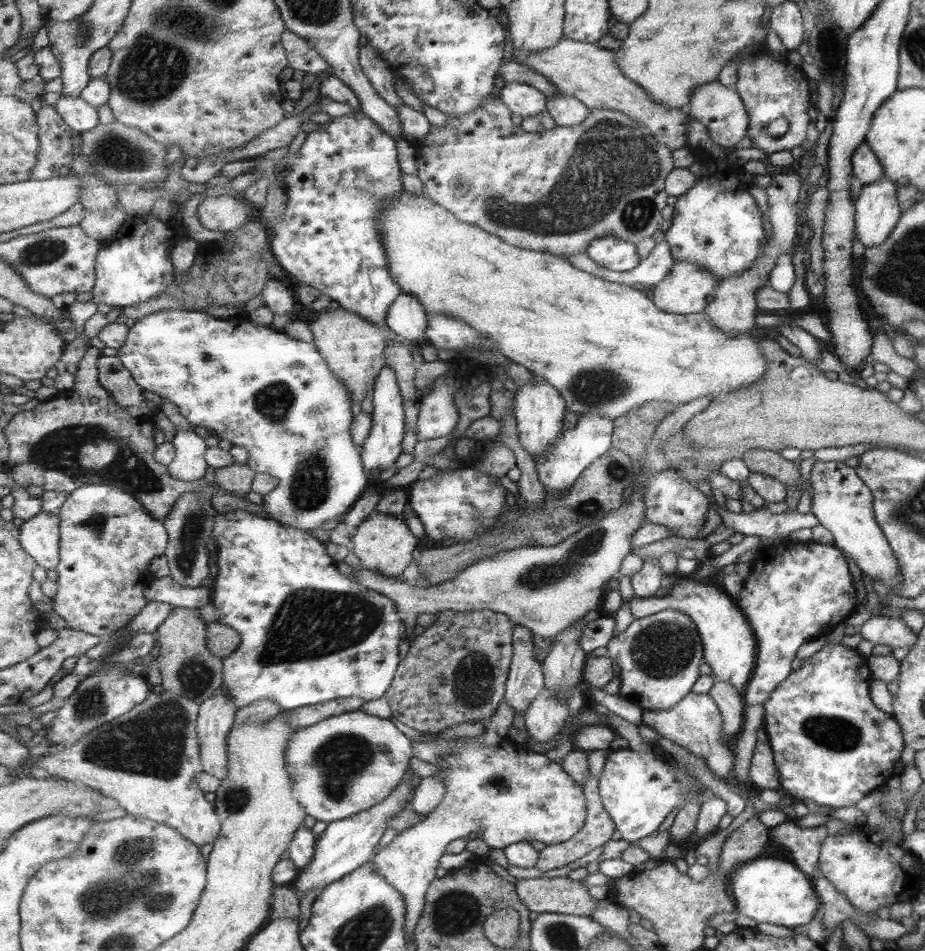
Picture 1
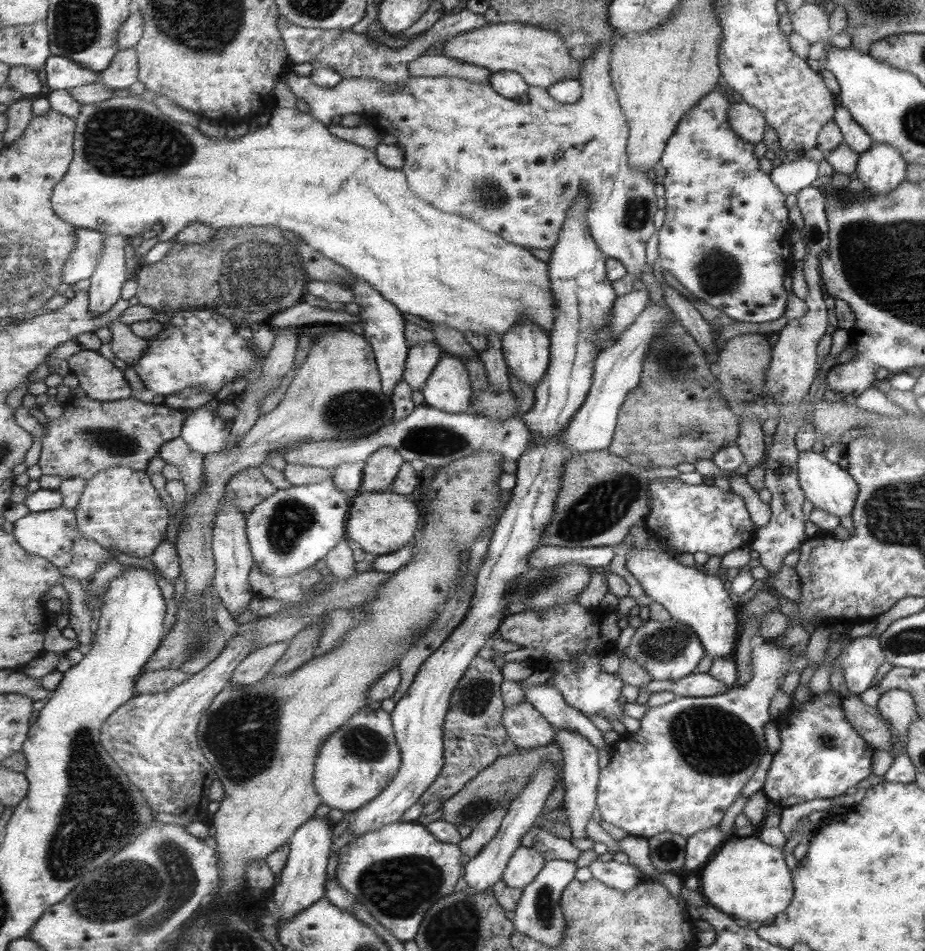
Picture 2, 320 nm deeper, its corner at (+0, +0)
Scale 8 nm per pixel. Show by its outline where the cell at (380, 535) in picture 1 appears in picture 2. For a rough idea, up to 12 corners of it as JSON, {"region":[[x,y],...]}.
{"region":[[395,491],[354,496],[348,538],[382,557],[412,544],[419,508]]}

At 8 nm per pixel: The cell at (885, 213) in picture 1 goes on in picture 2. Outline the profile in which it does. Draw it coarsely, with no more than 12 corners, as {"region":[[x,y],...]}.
{"region":[[872,143],[859,155],[853,177],[884,195],[906,179],[894,146]]}

